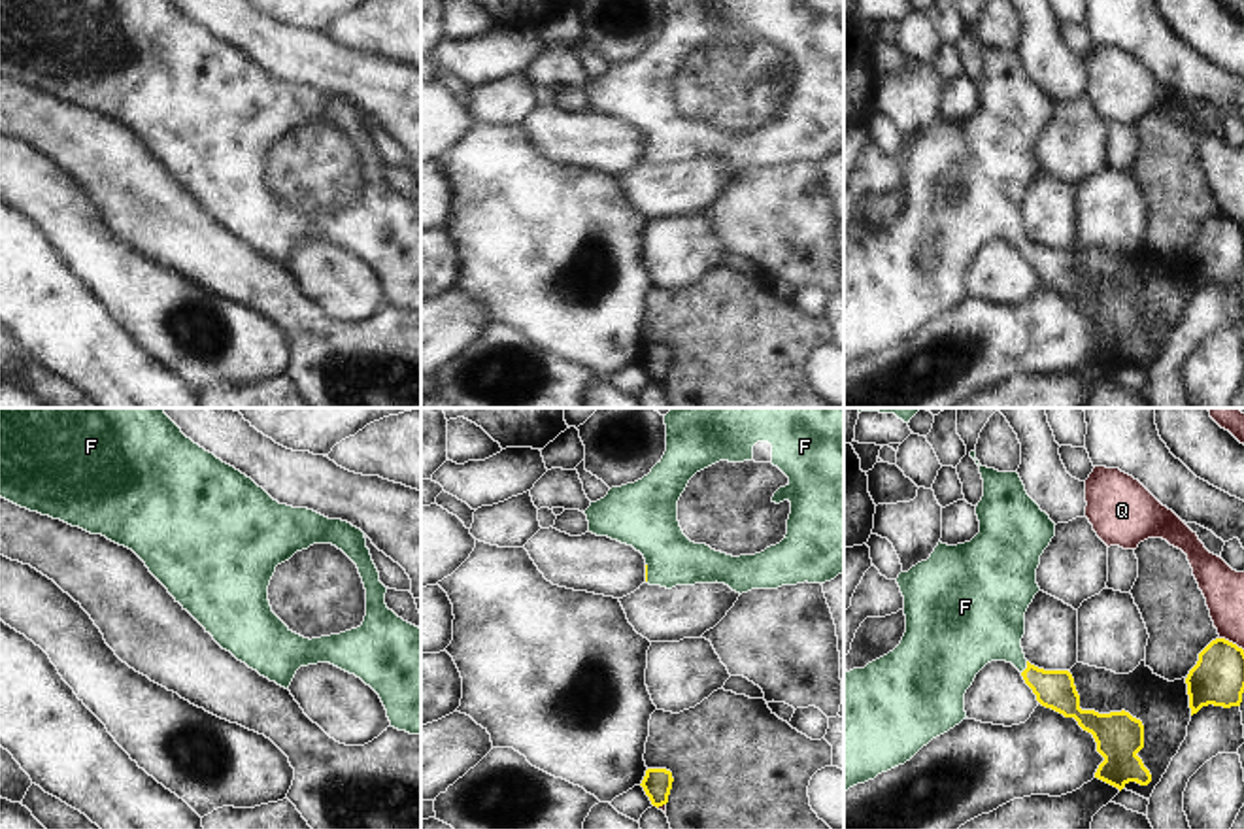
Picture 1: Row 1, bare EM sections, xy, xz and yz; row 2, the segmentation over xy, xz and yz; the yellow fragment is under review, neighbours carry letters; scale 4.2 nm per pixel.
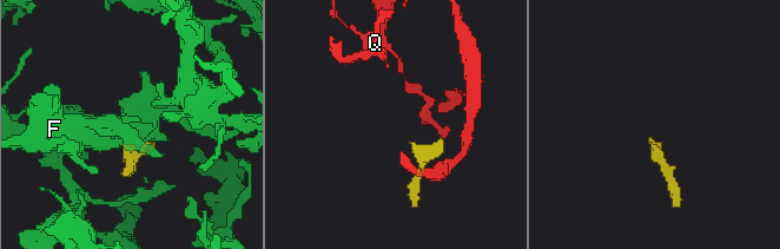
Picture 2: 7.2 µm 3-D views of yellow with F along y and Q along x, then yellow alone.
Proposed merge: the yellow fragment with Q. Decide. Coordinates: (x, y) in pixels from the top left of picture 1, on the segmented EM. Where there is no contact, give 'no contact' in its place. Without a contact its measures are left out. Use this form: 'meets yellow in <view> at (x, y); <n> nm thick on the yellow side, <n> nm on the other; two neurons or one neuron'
meets yellow in yz at (1231, 642); 220 nm thick on the yellow side, 180 nm on the other; two neurons

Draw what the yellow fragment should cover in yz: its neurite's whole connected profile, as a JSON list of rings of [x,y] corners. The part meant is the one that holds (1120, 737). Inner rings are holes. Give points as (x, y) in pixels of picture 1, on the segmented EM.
[[[976,451],[970,457],[983,480],[983,497],[976,506],[980,533],[957,546],[938,542],[927,561],[899,574],[906,633],[893,651],[849,672],[844,659],[844,791],[904,765],[933,738],[967,719],[965,693],[991,661],[1012,663],[1042,706],[1074,718],[1093,735],[1097,752],[1104,757],[1095,778],[1119,791],[1129,782],[1148,786],[1152,774],[1136,755],[1144,748],[1142,721],[1125,710],[1082,710],[1068,670],[1044,670],[1025,659],[1025,612],[1040,591],[1036,568],[1055,536],[1055,523],[1027,495],[1017,472],[982,466]]]

